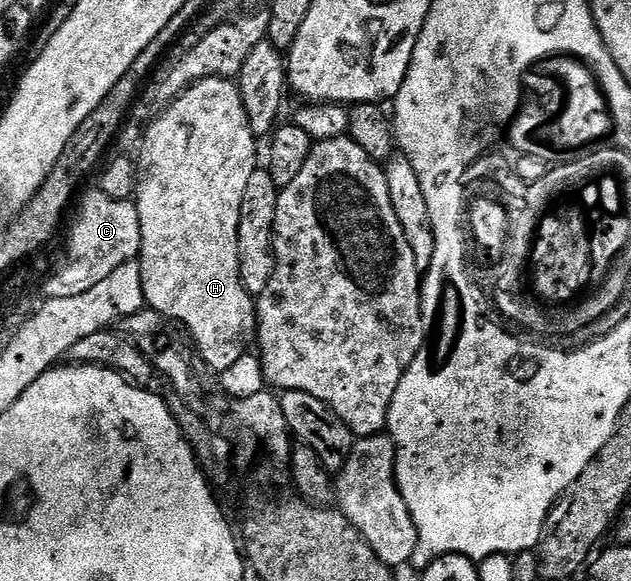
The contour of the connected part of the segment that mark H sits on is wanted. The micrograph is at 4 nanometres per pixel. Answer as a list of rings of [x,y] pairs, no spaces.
[[[205,79],[192,85],[151,123],[154,124],[147,129],[146,140],[142,143],[142,159],[140,158],[140,174],[136,192],[140,237],[142,238],[142,247],[138,250],[137,261],[144,281],[144,297],[148,306],[154,311],[159,311],[161,315],[165,315],[167,320],[179,319],[190,330],[191,337],[198,342],[198,351],[202,354],[203,361],[214,370],[214,373],[220,373],[224,369],[228,369],[228,365],[240,361],[242,355],[247,354],[249,347],[246,346],[249,343],[251,346],[258,326],[256,299],[255,296],[248,293],[248,289],[244,289],[238,261],[239,211],[243,201],[244,188],[248,185],[248,177],[252,177],[252,173],[256,169],[256,163],[254,163],[256,136],[252,133],[250,122],[244,113],[244,103],[240,101],[237,82],[229,79]]]

